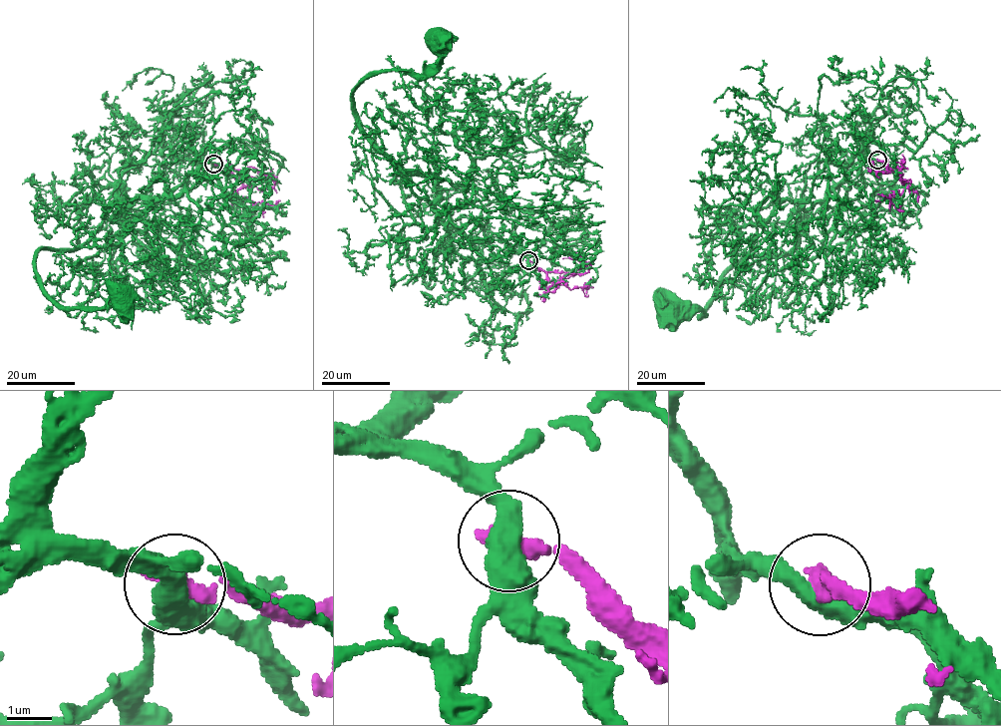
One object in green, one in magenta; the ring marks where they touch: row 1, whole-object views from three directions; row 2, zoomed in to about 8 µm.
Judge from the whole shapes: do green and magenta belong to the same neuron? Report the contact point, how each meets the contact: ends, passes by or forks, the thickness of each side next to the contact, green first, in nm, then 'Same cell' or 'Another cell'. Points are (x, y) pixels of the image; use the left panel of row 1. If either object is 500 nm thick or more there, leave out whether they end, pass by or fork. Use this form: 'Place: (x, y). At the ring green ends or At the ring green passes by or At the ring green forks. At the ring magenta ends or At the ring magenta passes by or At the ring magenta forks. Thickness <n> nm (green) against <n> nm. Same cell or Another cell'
Place: (213, 164). Thickness 500 nm (green) against 500 nm. Another cell

